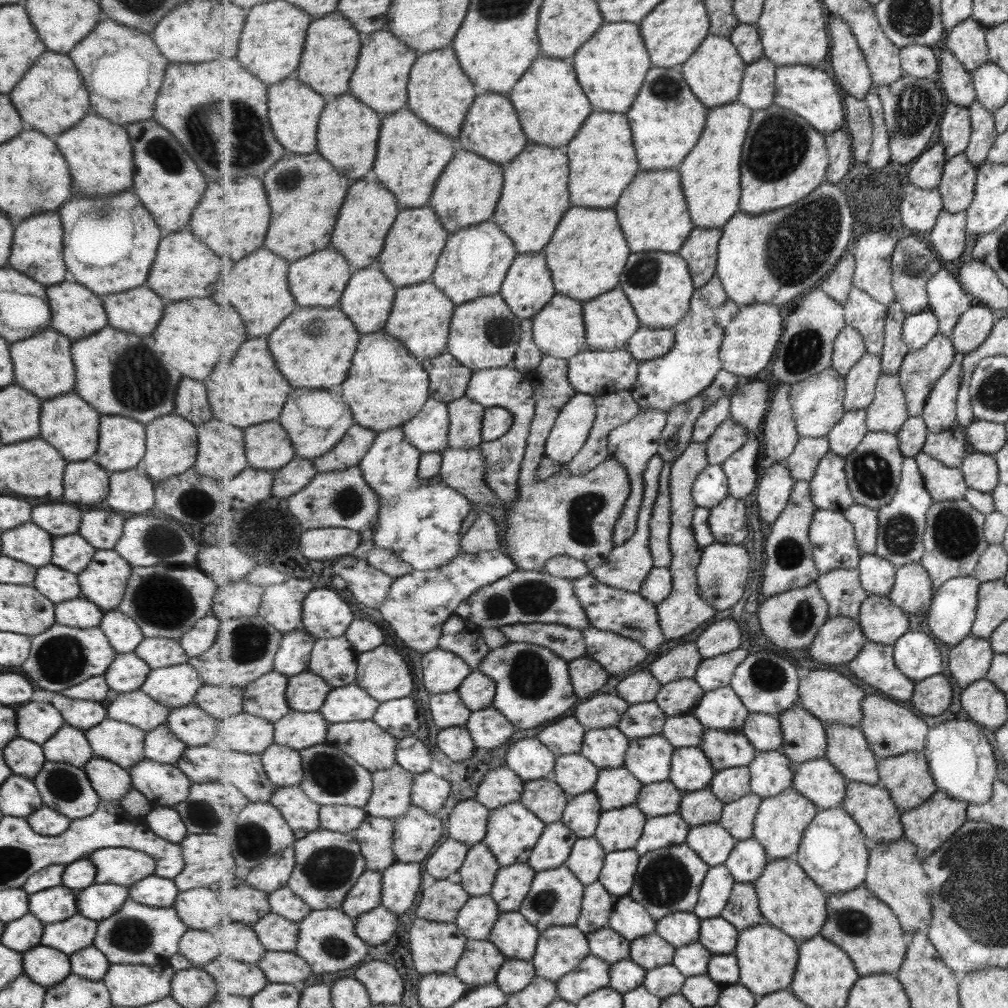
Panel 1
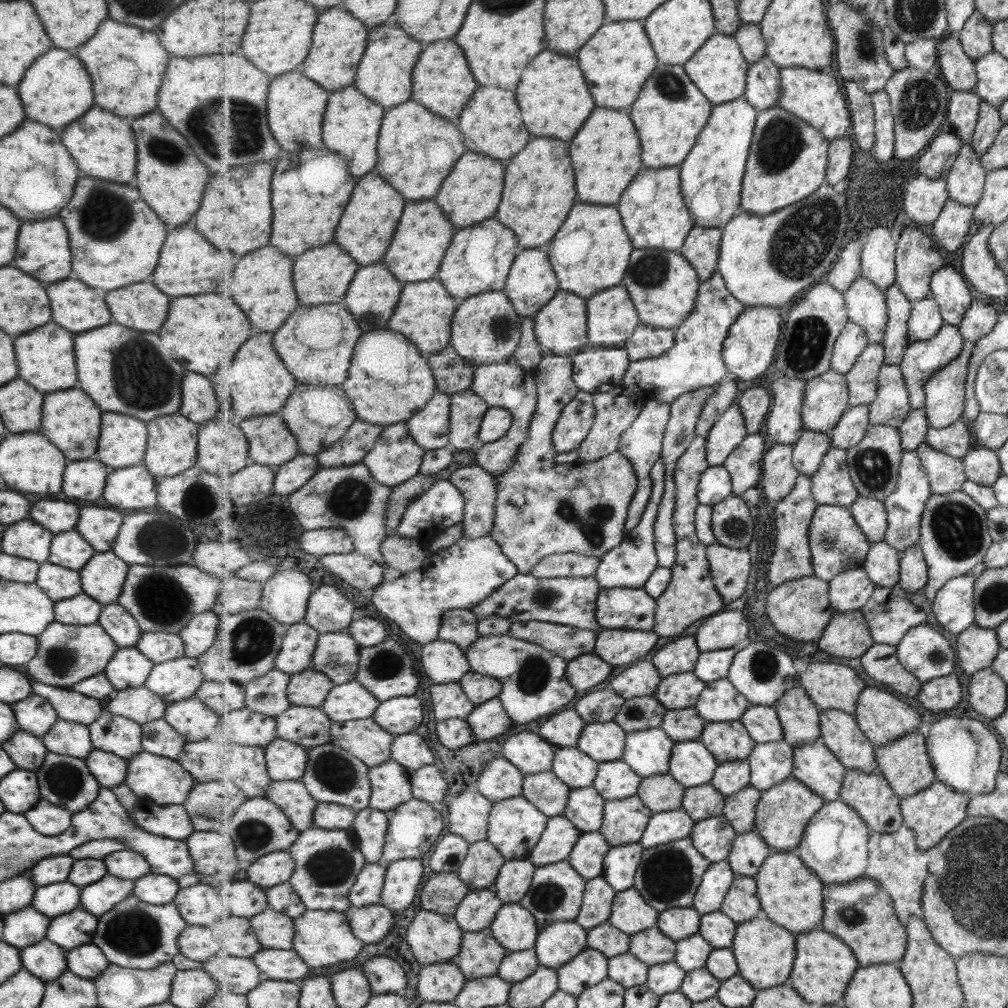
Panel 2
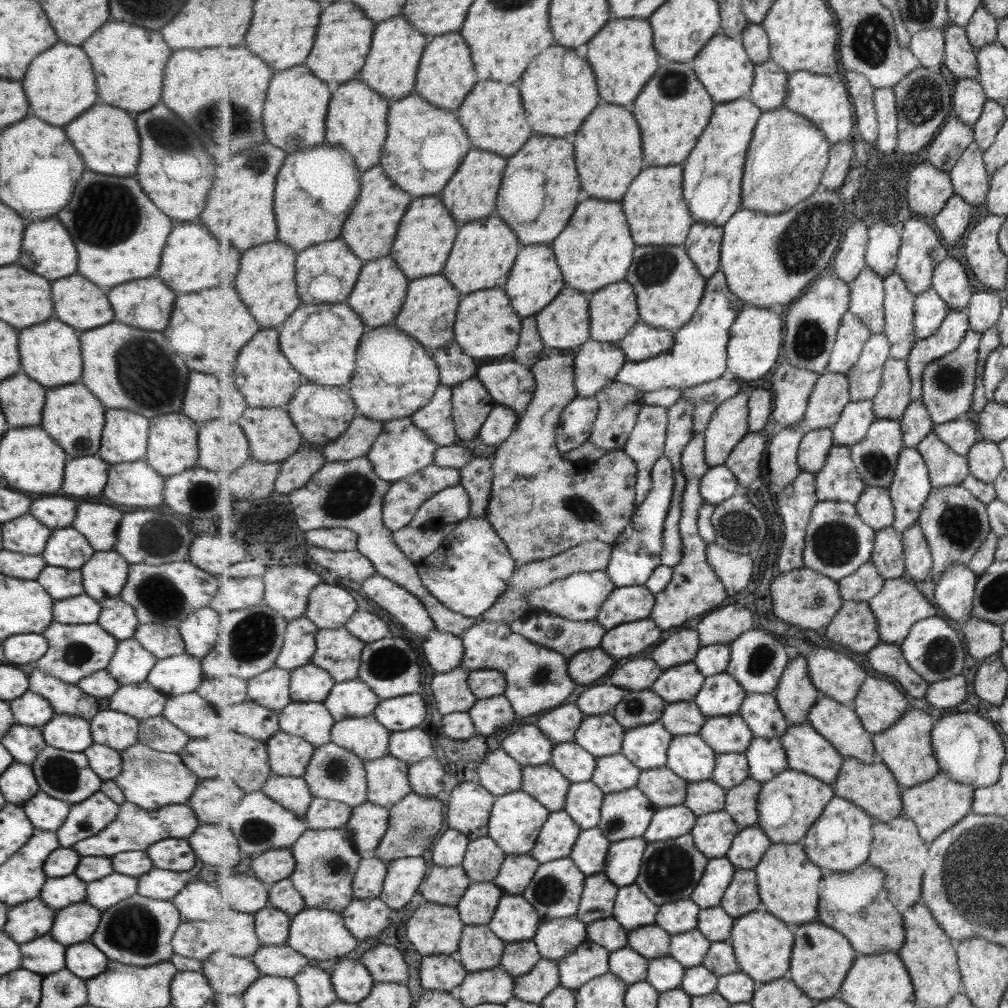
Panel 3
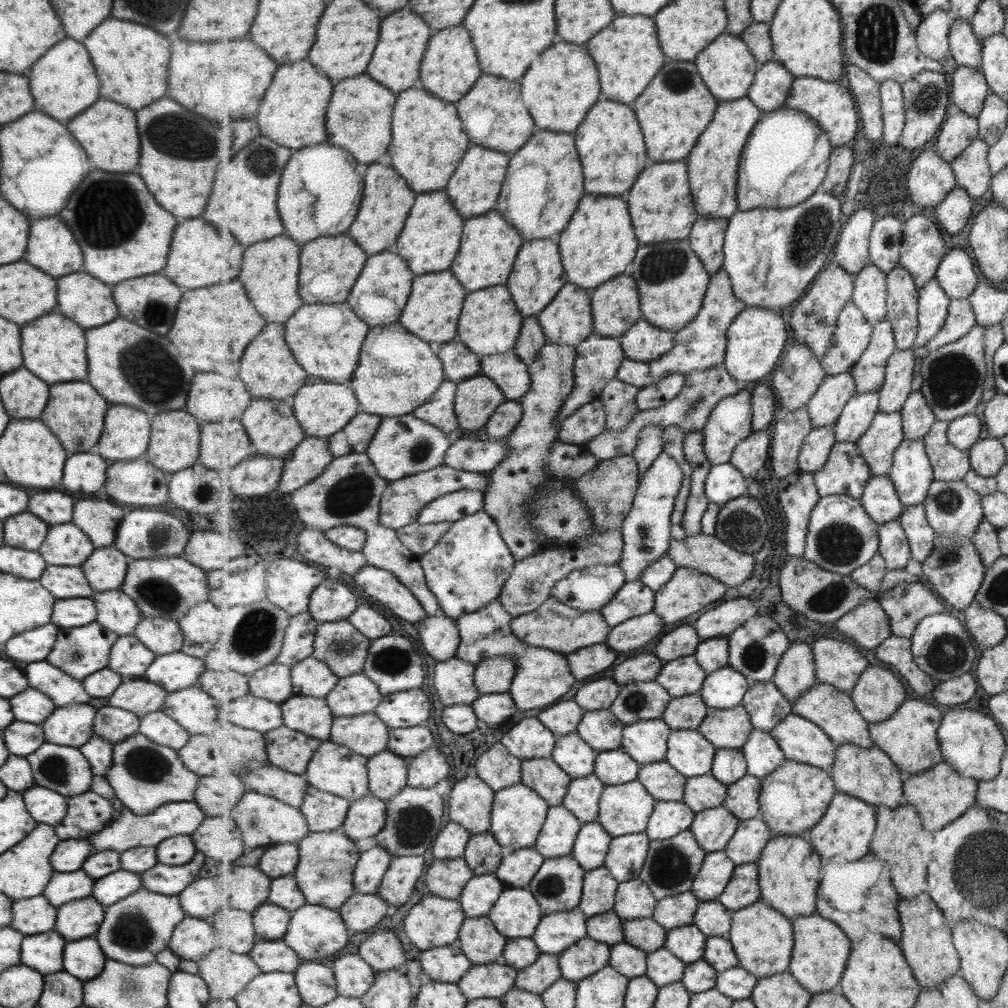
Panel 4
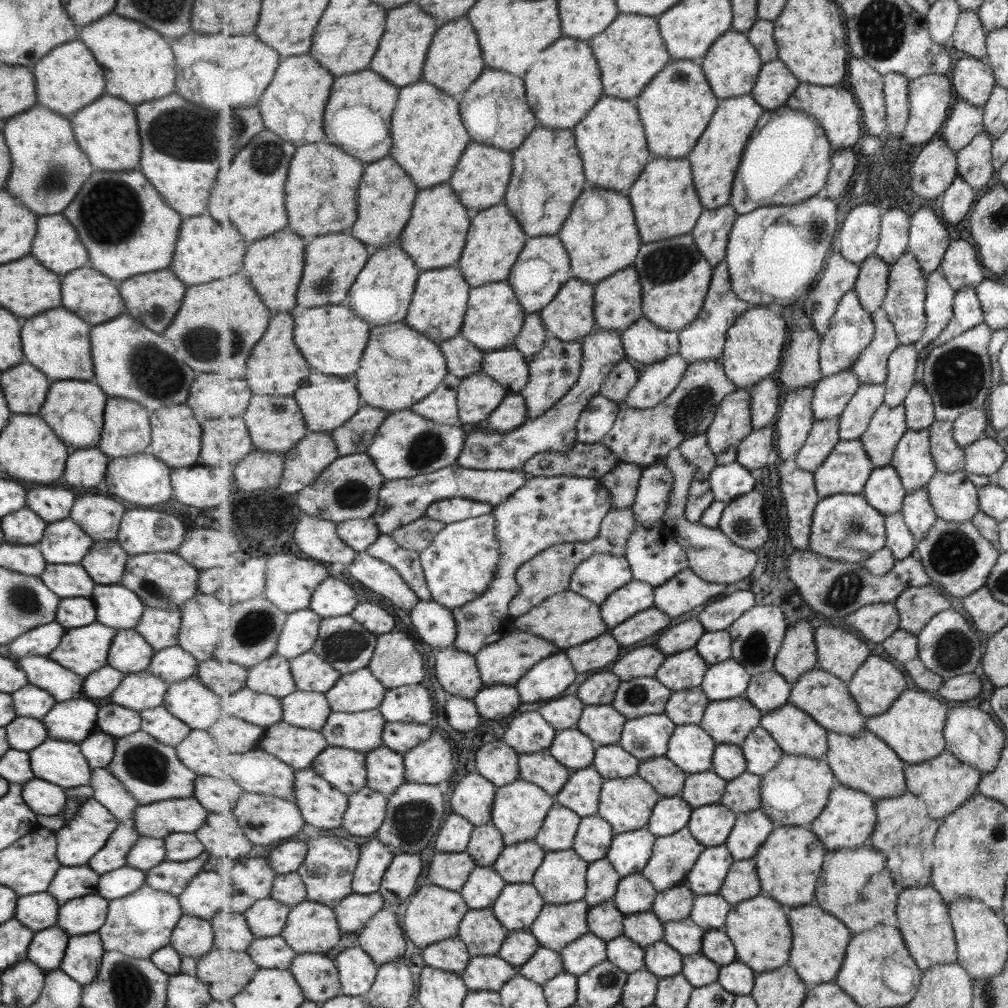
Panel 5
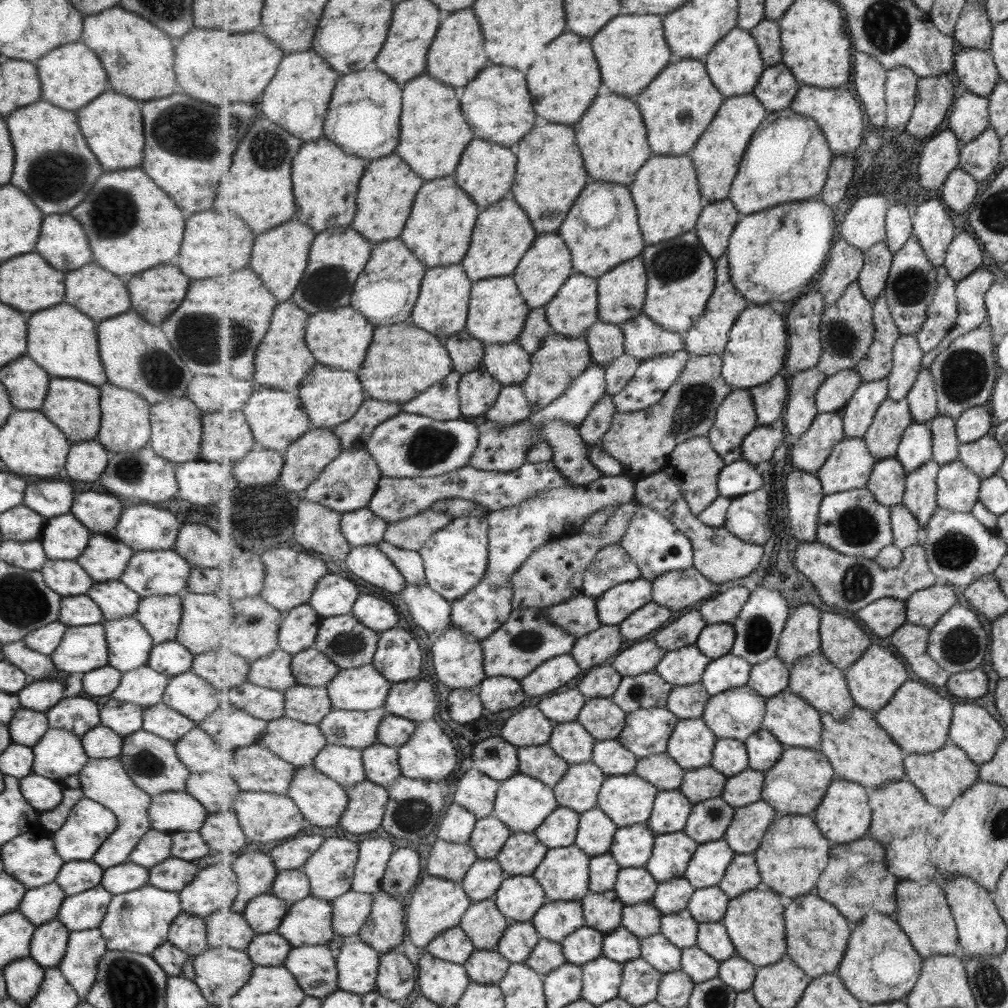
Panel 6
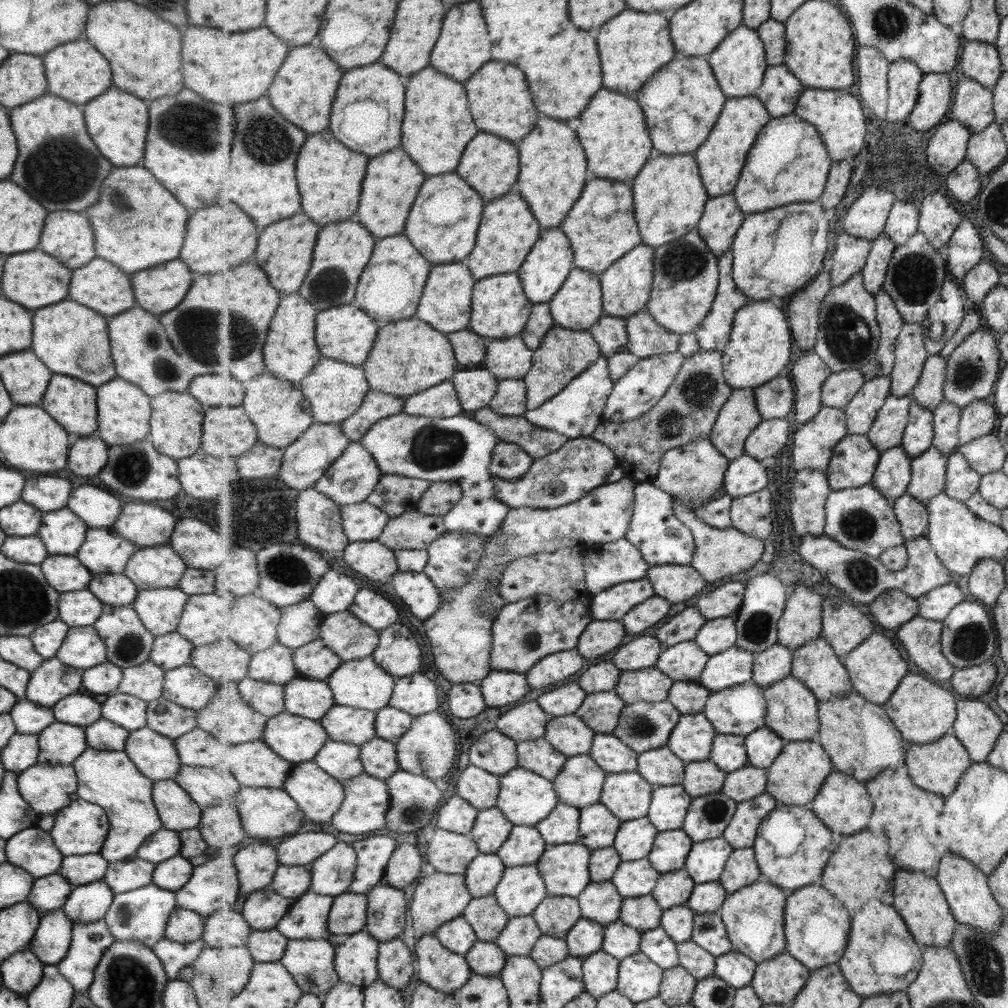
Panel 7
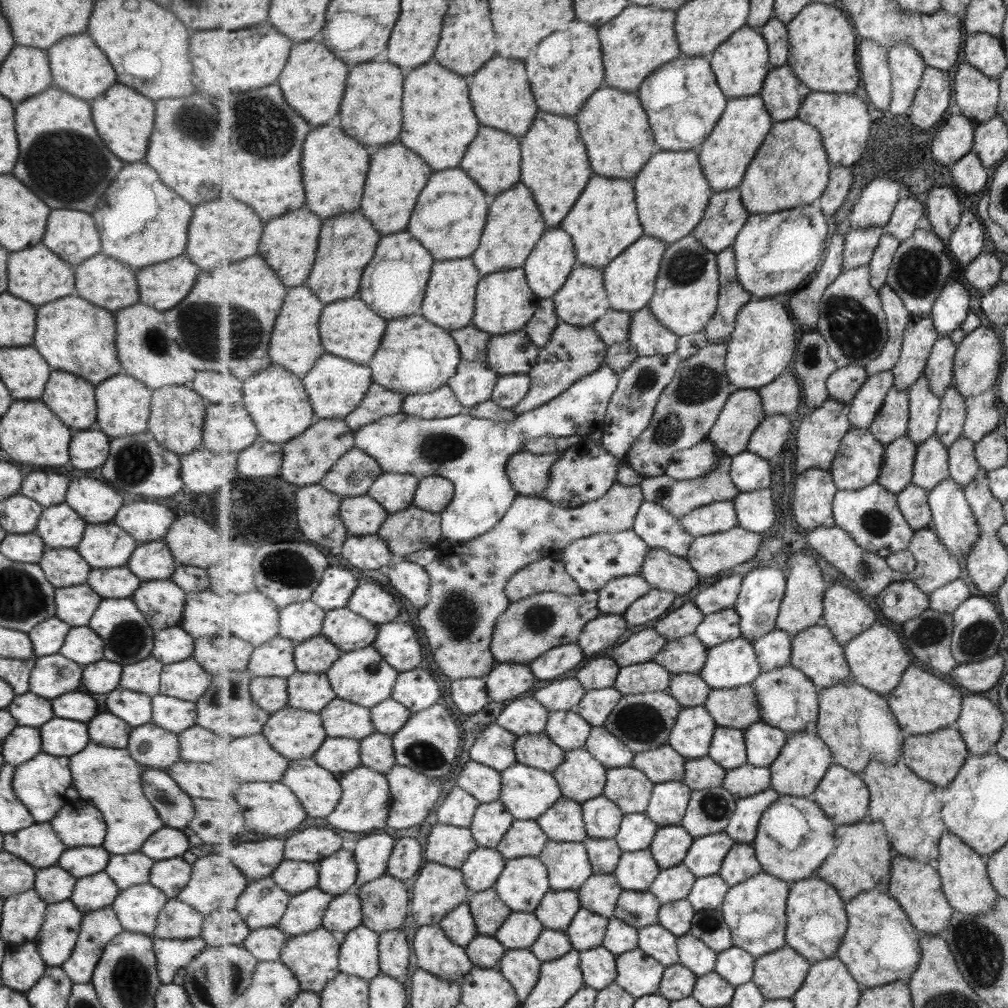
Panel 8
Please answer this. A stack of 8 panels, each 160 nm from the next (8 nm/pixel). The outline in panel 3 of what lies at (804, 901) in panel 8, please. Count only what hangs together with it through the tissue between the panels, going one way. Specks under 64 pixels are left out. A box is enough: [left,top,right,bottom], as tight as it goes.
[787,920,860,1001]

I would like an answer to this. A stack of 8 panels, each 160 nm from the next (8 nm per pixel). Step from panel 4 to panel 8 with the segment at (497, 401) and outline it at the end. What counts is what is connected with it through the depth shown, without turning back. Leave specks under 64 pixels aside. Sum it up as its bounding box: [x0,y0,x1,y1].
[447,360,501,408]

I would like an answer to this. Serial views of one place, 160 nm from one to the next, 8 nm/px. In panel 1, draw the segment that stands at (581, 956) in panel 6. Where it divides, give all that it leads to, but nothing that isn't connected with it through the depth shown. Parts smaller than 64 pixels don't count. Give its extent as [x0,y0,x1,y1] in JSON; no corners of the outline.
[558,954,610,1004]

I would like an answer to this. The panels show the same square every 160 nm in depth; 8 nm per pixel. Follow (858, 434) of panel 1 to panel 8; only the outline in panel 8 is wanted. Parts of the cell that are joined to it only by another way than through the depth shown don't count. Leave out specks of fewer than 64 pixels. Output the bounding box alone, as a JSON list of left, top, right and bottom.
[849,370,894,428]

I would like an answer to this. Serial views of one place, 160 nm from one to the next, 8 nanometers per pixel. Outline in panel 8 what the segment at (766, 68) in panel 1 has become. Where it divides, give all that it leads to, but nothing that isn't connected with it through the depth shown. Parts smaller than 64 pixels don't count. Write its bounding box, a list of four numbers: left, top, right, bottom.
[760,66,811,121]

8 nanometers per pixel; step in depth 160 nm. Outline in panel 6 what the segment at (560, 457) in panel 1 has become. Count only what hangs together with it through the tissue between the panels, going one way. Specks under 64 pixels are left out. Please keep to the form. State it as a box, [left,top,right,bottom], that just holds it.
[578,395,618,445]

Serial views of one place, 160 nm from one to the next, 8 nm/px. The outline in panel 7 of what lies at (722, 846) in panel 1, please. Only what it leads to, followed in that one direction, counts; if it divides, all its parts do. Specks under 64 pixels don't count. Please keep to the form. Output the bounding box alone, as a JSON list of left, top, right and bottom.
[682,791,738,842]

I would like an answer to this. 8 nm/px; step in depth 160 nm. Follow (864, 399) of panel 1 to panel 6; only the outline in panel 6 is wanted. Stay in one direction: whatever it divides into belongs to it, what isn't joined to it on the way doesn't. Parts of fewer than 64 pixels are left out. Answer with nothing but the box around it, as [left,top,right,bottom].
[855,294,902,383]

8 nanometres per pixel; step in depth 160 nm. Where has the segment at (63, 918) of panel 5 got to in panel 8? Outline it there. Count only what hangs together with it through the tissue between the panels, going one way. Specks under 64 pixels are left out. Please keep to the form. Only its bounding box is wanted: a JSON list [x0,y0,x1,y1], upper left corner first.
[68,871,118,914]

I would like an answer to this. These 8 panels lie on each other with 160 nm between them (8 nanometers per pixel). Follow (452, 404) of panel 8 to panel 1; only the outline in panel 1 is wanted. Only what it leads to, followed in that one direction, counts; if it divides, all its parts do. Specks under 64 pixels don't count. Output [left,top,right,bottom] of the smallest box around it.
[401,398,450,452]

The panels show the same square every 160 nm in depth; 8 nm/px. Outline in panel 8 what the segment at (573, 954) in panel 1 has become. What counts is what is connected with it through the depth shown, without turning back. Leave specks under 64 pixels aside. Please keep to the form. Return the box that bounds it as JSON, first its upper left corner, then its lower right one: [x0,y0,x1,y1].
[534,891,581,931]

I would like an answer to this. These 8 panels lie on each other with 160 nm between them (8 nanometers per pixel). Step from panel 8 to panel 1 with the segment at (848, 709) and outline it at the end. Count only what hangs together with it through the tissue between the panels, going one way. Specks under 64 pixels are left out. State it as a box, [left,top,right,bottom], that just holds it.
[842,781,905,843]

